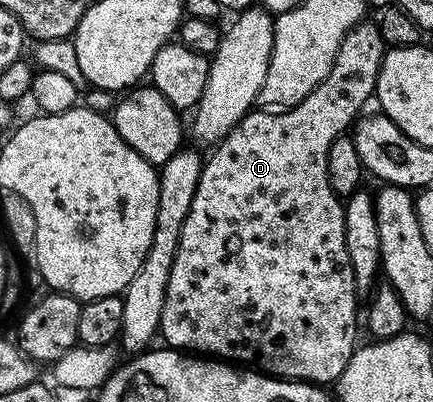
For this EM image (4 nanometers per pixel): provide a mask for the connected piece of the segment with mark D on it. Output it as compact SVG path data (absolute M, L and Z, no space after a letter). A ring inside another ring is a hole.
M370 18L360 20L347 31L345 38L341 38L341 46L337 46L337 58L333 58L333 66L329 66L329 74L325 74L321 83L301 103L276 112L271 110L248 112L241 123L231 128L228 136L223 137L210 149L211 157L209 155L206 157L201 170L201 178L197 182L197 194L193 194L193 206L189 206L189 214L181 226L181 238L177 242L173 270L169 270L169 286L165 290L165 306L159 323L159 332L161 340L163 336L164 345L176 350L186 350L191 354L210 354L212 357L222 358L227 362L238 362L240 365L250 366L252 369L281 380L302 380L304 384L320 386L331 386L338 381L345 366L349 366L349 358L357 347L357 341L355 341L357 289L353 278L353 266L349 262L349 250L345 246L345 218L343 217L345 204L329 186L327 159L332 142L344 135L360 119L367 99L370 101L374 97L377 74L381 74L384 51L385 45L378 23Z

